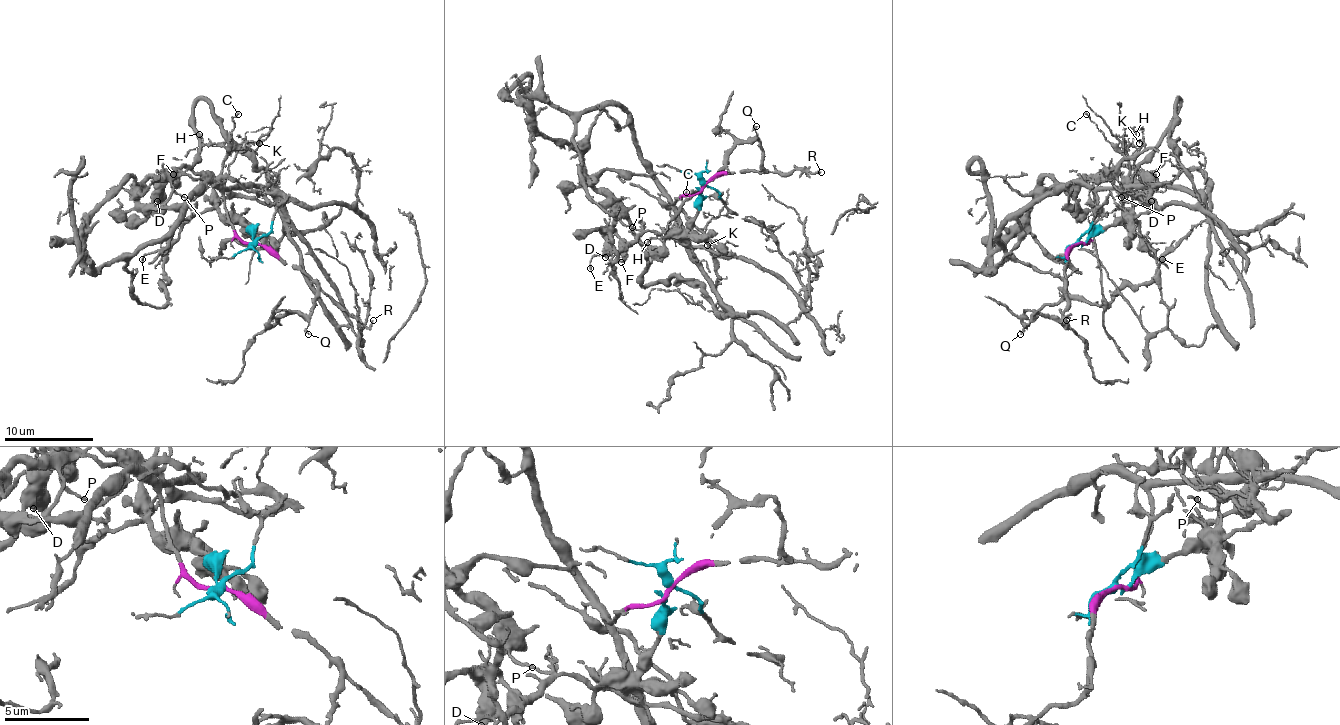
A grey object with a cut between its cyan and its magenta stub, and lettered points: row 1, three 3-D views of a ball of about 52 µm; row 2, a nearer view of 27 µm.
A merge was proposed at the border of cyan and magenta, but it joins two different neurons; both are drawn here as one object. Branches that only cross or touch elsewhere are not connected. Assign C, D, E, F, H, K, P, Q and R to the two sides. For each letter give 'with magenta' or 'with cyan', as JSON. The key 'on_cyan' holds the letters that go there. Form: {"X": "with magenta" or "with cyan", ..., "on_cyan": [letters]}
{"C": "with cyan", "D": "with cyan", "E": "with cyan", "F": "with cyan", "H": "with cyan", "K": "with cyan", "P": "with cyan", "Q": "with magenta", "R": "with magenta", "on_cyan": ["C", "D", "E", "F", "H", "K", "P"]}

